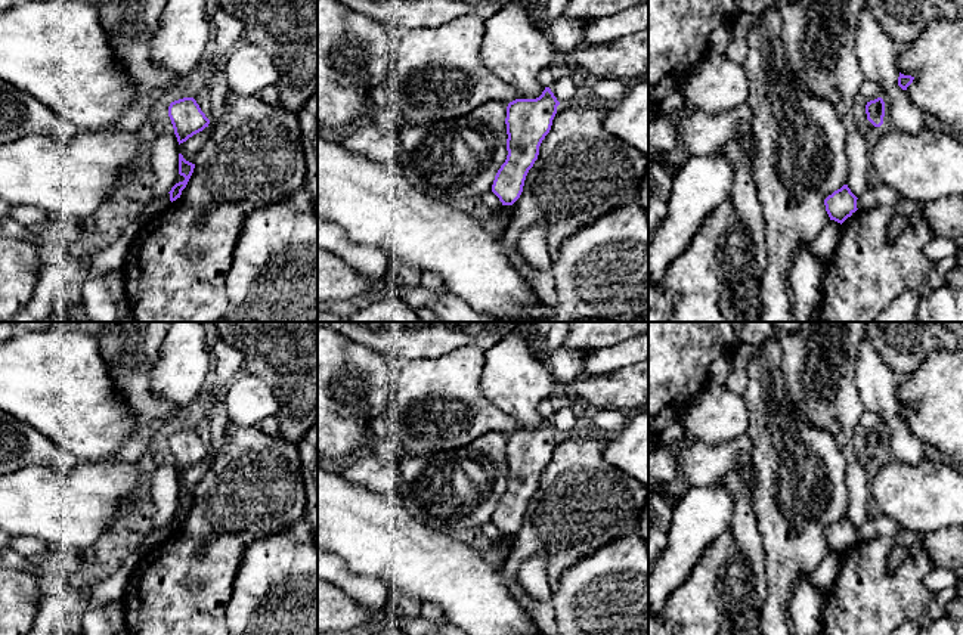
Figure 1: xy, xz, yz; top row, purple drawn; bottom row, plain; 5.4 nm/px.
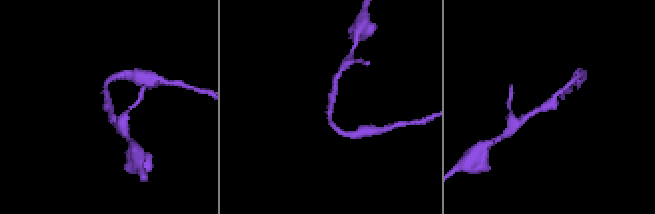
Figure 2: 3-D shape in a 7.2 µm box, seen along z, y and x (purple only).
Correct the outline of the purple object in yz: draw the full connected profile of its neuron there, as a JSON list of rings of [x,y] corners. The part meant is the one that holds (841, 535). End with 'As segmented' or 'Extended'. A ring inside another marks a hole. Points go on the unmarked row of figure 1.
[[[843,515],[840,520],[829,526],[824,530],[824,536],[830,551],[835,551],[842,555],[858,540],[857,530],[858,529],[851,523],[848,515]]]. As segmented

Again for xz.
[[[549,418],[536,430],[515,430],[507,437],[507,490],[498,501],[492,523],[502,536],[513,536],[521,526],[526,507],[549,464],[560,433]]]. As segmented

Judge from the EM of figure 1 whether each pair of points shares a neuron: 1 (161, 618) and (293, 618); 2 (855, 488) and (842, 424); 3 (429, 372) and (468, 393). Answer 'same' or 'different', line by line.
1: different
2: same
3: same

